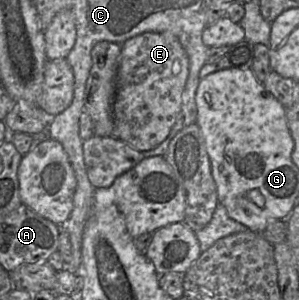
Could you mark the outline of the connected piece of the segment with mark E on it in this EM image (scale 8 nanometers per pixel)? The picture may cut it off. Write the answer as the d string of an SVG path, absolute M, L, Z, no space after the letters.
M145 32L123 42L112 109L112 136L140 152L162 143L178 117L188 74L188 55L179 40L169 32Z

